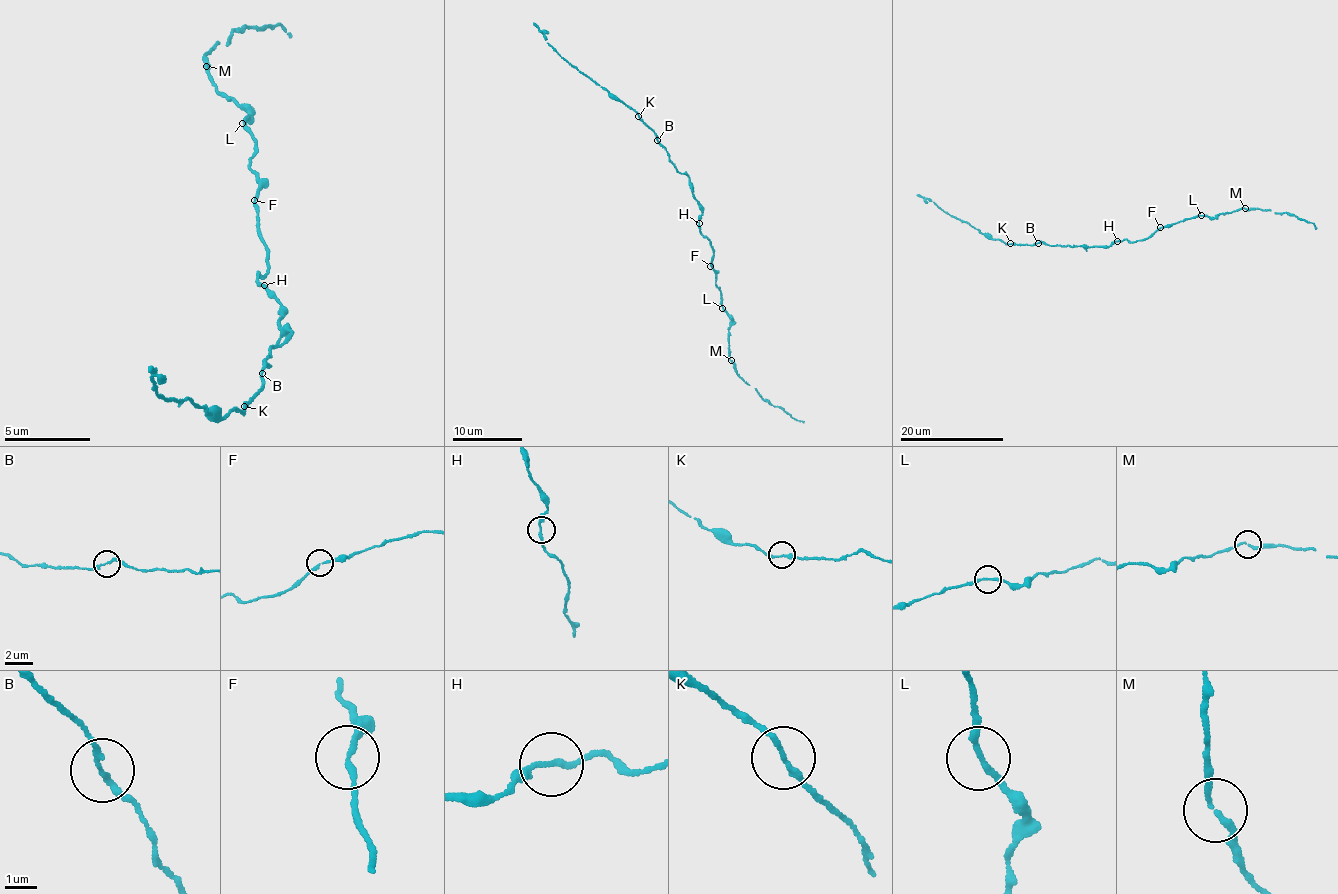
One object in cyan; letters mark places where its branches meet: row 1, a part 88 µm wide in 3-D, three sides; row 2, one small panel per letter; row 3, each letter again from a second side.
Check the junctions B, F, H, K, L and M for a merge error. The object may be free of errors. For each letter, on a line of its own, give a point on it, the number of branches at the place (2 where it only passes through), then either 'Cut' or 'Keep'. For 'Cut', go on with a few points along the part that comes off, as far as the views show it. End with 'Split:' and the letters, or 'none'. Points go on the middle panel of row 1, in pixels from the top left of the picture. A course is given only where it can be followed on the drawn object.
B: Place: (657, 140). Branches: 2. Keep
F: Place: (710, 266). Branches: 2. Keep
H: Place: (699, 223). Branches: 2. Keep
K: Place: (638, 116). Branches: 2. Keep
L: Place: (722, 308). Branches: 2. Keep
M: Place: (731, 360). Branches: 2. Keep
Split: none

